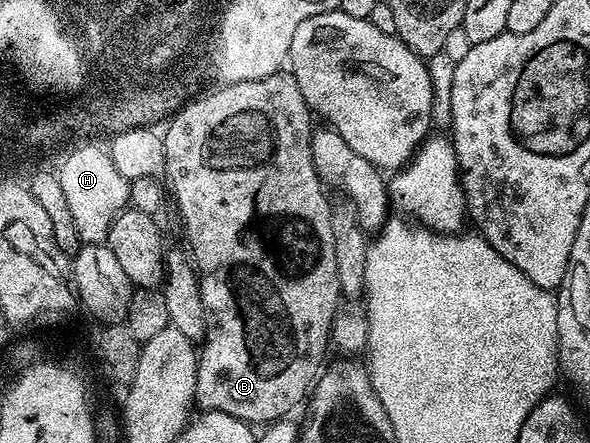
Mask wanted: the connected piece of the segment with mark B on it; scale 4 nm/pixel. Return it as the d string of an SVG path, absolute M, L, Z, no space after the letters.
M281 71L281 81L273 81L273 75L253 79L245 83L233 83L215 87L204 97L188 100L187 104L170 118L167 130L162 130L163 150L165 151L165 181L169 193L179 204L183 225L187 228L187 241L191 244L190 256L197 266L201 299L207 316L207 336L201 342L198 354L197 383L195 384L195 405L200 410L221 411L248 423L263 421L270 423L280 417L294 414L299 404L308 400L309 394L324 368L323 356L329 350L331 324L341 305L339 280L337 279L337 255L333 251L333 223L331 222L332 202L327 202L323 194L324 182L313 167L311 154L312 110L308 109L301 95L301 87L294 73Z

